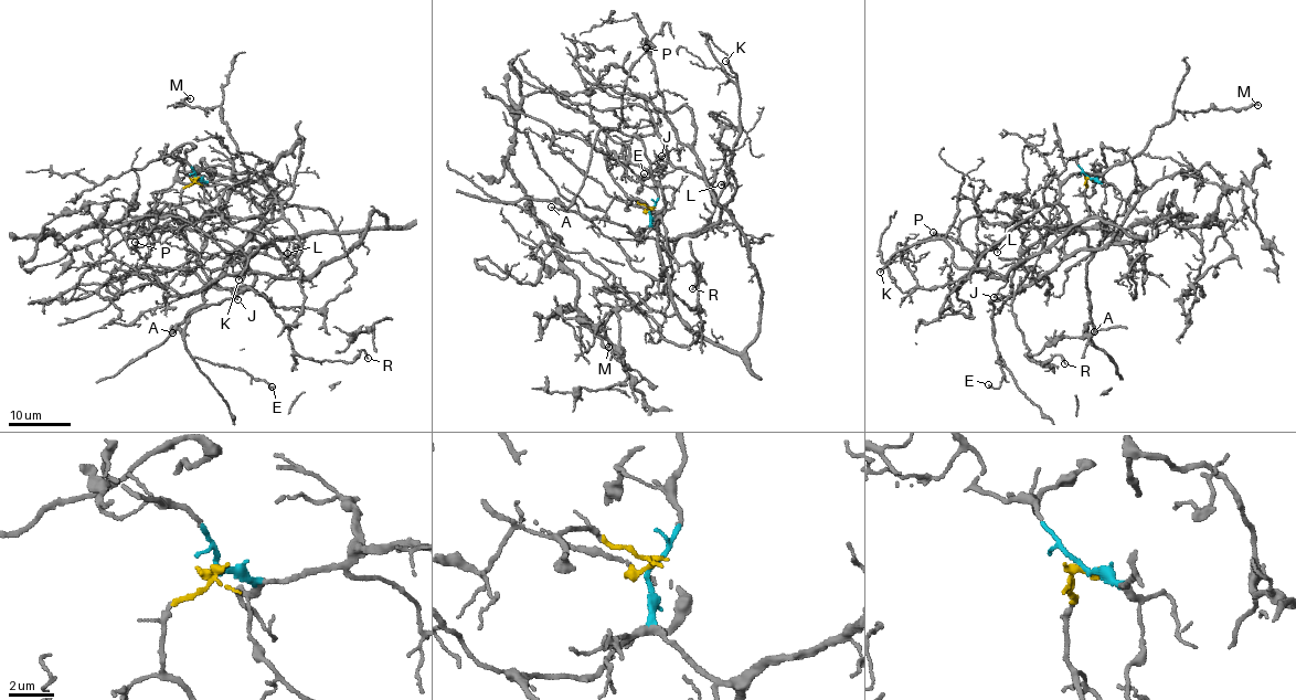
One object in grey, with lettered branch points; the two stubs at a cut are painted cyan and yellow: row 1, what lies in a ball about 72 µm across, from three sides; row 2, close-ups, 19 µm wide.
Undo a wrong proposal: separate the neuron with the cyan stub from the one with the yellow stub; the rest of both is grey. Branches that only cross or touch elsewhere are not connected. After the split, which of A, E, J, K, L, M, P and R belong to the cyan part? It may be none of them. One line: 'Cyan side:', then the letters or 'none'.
Cyan side: A, K, L, M

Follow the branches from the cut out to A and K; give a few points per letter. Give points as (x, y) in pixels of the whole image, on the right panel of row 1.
A: (1090, 178), (1102, 182), (1101, 177), (1074, 174), (1062, 186), (1059, 204), (1090, 242), (1086, 280), (1094, 331)
K: (1090, 178), (1103, 178), (1074, 174), (1058, 200), (968, 268), (959, 268), (945, 242), (919, 241), (880, 273)

